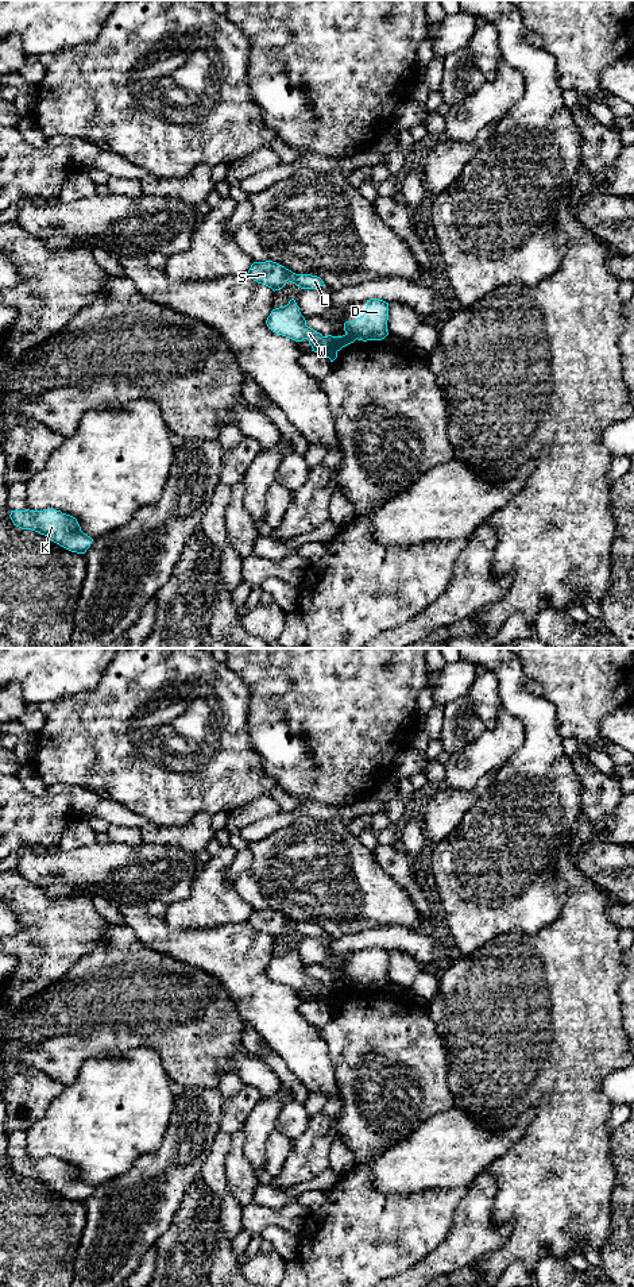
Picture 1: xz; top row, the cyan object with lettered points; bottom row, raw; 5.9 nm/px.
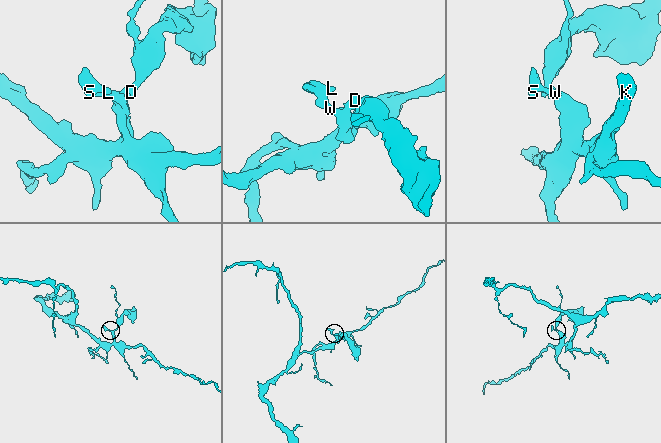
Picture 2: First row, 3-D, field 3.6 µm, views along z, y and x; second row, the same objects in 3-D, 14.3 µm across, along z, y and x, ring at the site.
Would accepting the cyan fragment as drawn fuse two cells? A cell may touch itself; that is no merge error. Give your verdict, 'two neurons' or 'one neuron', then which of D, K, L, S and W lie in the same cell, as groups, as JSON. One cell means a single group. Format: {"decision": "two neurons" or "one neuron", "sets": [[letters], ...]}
{"decision": "two neurons", "sets": [["D"], ["K", "L", "S", "W"]]}

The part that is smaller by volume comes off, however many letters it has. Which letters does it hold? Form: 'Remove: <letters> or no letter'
Remove: D

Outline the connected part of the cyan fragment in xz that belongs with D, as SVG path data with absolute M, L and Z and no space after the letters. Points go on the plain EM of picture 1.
M378 947L367 948L366 962L353 970L344 971L347 983L357 989L382 989L387 980L388 951Z

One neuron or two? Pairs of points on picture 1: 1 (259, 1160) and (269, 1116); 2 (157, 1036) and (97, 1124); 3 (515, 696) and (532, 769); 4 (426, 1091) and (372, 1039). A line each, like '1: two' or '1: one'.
1: one
2: two
3: one
4: one

